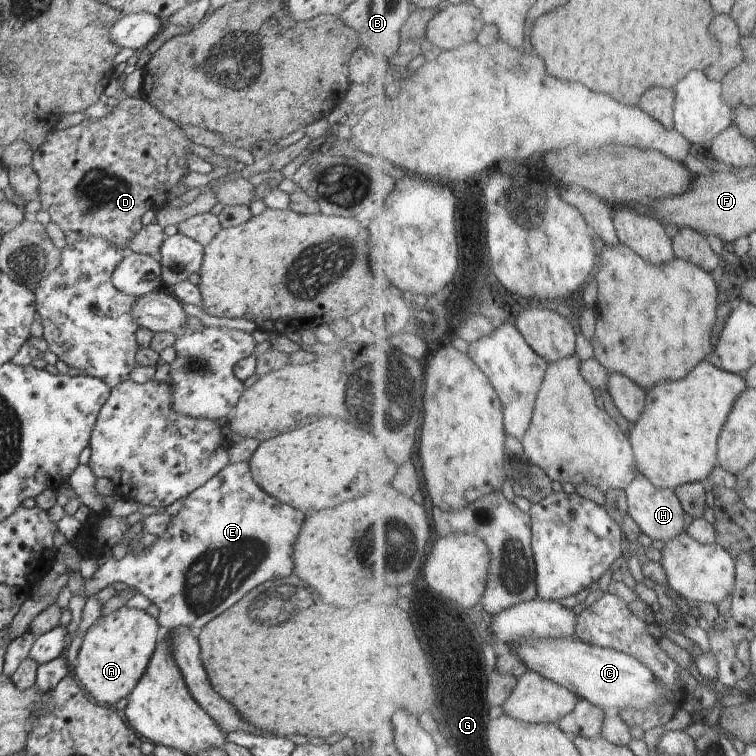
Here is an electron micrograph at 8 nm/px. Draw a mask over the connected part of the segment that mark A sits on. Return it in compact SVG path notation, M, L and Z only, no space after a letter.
M124 605L102 619L98 618L88 628L72 673L78 676L90 699L100 705L115 706L122 698L127 698L144 676L162 633L157 619L146 610Z

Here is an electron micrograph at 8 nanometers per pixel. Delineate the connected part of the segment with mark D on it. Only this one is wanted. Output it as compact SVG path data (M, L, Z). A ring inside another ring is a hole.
M126 97L113 108L112 112L102 118L87 117L78 125L63 130L54 130L52 136L48 137L48 140L38 150L33 152L30 165L36 171L39 178L38 195L42 205L41 210L49 212L52 222L64 233L67 244L74 244L74 242L80 242L80 240L88 238L106 238L114 246L128 250L130 240L142 230L142 216L148 210L156 212L166 207L172 196L181 196L180 190L186 192L186 187L183 183L180 188L178 187L178 183L182 180L183 175L187 176L190 172L186 153L188 150L191 150L190 146L192 143L180 126L174 124L172 120L166 118L161 112L158 112L146 99L142 97Z

